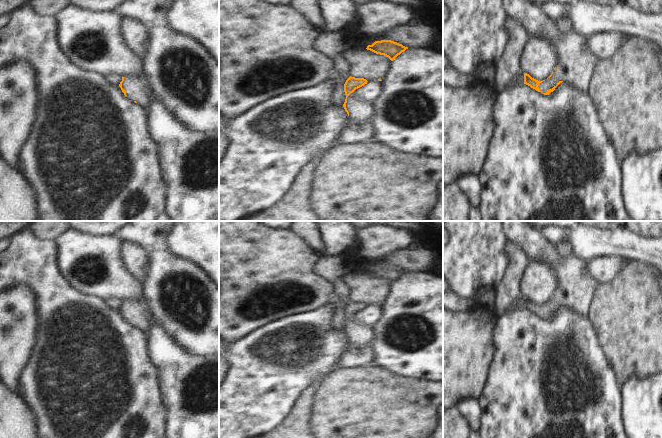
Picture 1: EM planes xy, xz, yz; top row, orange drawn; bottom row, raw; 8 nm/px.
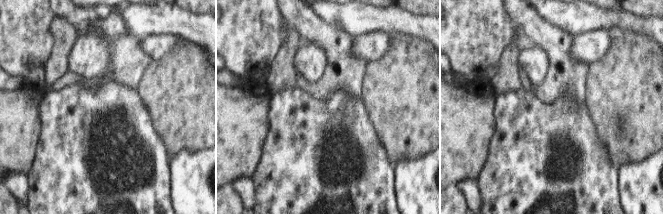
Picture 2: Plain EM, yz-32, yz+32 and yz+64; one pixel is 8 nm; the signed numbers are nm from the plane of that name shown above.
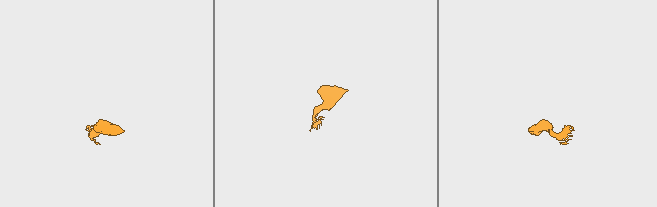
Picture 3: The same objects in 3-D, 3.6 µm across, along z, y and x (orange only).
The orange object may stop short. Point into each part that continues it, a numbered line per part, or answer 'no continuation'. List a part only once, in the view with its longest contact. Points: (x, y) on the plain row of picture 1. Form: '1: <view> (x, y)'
1: yz (577, 287)

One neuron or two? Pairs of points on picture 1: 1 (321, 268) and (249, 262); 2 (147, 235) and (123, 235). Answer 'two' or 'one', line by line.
1: two
2: one

